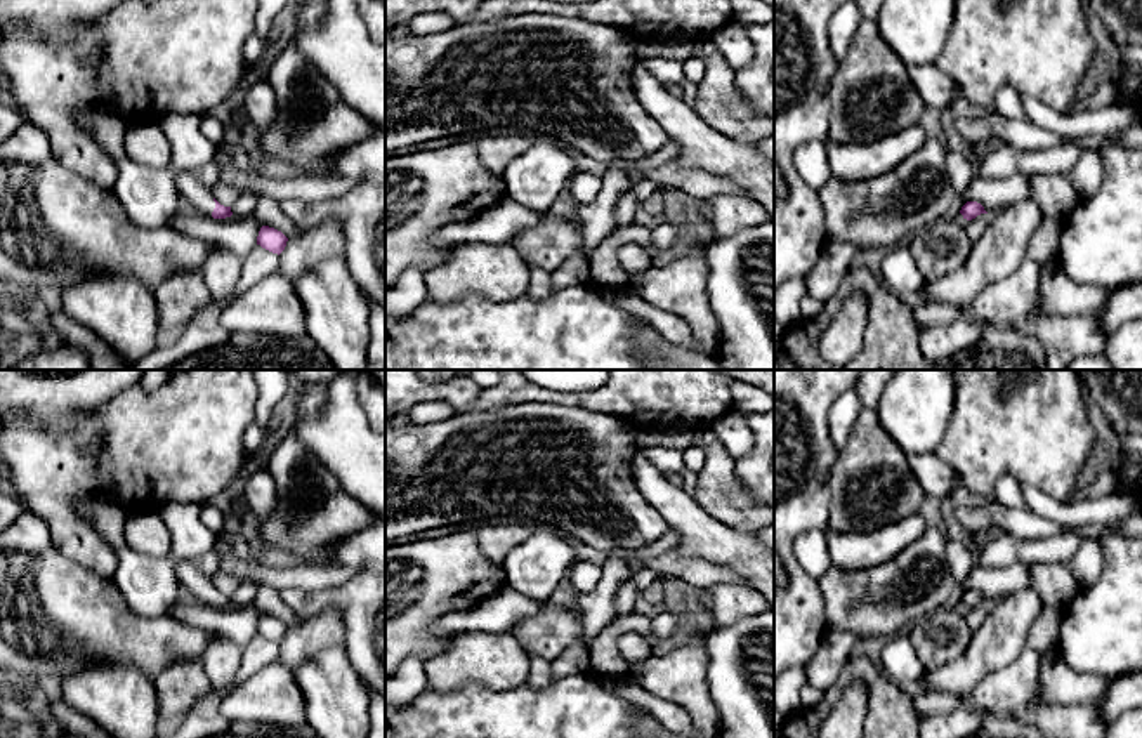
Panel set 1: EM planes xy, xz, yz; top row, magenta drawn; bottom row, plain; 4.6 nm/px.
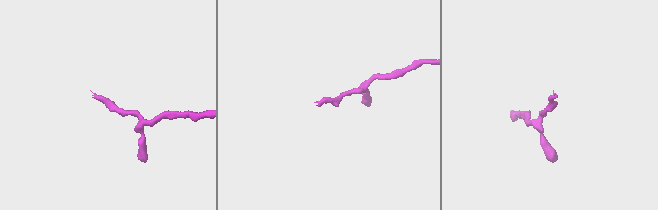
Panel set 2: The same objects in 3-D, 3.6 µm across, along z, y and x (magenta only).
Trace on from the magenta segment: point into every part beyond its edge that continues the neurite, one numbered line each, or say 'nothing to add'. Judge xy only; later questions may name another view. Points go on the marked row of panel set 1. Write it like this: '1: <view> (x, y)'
1: xy (196, 197)

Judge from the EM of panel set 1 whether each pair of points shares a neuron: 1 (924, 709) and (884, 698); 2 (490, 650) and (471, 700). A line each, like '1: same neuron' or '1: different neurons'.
1: different neurons
2: different neurons

